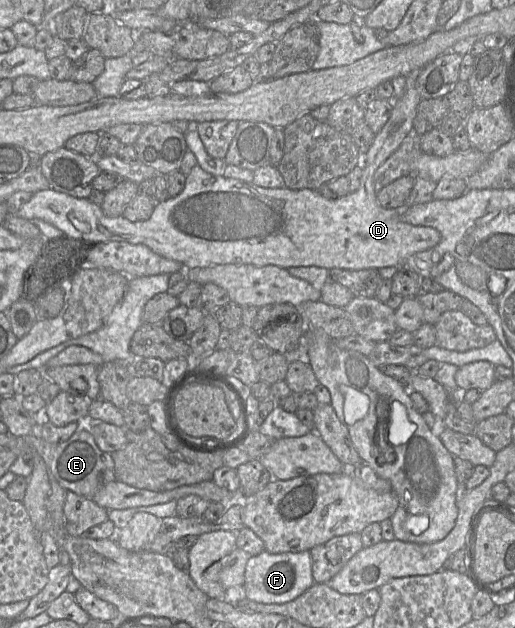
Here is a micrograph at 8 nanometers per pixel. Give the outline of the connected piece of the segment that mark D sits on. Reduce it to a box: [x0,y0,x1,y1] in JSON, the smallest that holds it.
[16,69,440,270]

